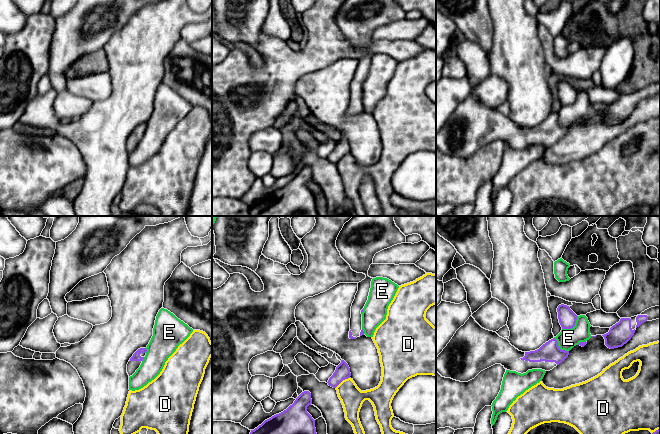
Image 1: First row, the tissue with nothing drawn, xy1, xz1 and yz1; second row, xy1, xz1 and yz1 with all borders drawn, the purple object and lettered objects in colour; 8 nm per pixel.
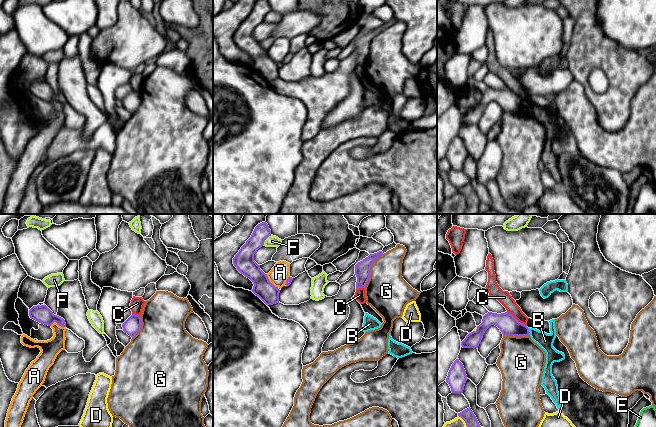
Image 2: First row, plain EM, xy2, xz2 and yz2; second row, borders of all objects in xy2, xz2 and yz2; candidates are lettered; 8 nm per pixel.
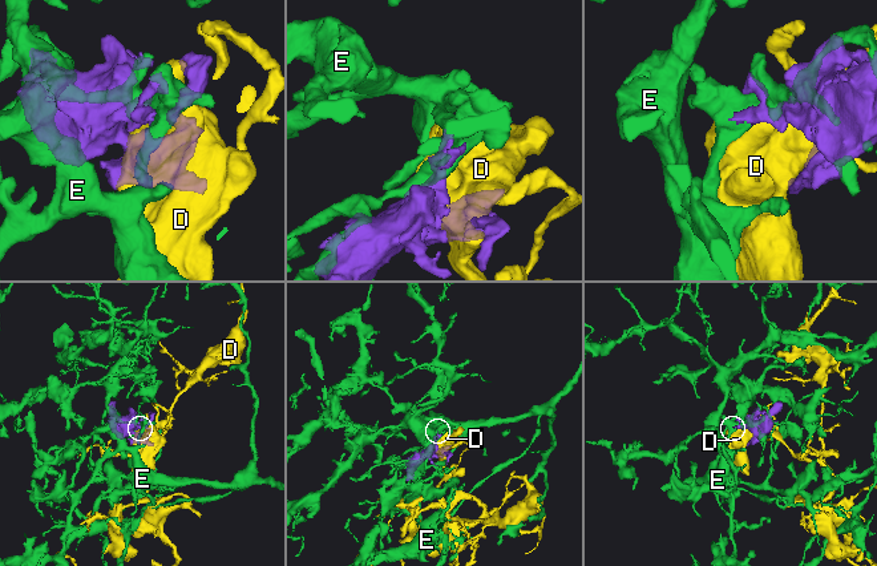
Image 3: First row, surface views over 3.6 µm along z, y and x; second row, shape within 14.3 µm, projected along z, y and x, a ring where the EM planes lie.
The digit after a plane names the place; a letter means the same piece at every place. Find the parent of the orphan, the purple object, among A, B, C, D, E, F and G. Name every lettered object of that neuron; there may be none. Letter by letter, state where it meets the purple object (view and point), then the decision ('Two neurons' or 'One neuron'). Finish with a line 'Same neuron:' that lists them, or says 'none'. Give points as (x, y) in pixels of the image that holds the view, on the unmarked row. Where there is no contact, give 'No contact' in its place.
A: Touches purple at xy2 (58, 100). Two neurons
B: Touches purple at yz2 (528, 107). Two neurons
C: Touches purple at yz2 (516, 95). Two neurons
D: Touches purple at xz1 (342, 156). Two neurons
E: Touches purple at yz1 (572, 103). Two neurons
F: Touches purple at xz2 (266, 14). Two neurons
G: Touches purple at xz2 (369, 45). Two neurons
Same neuron: none

